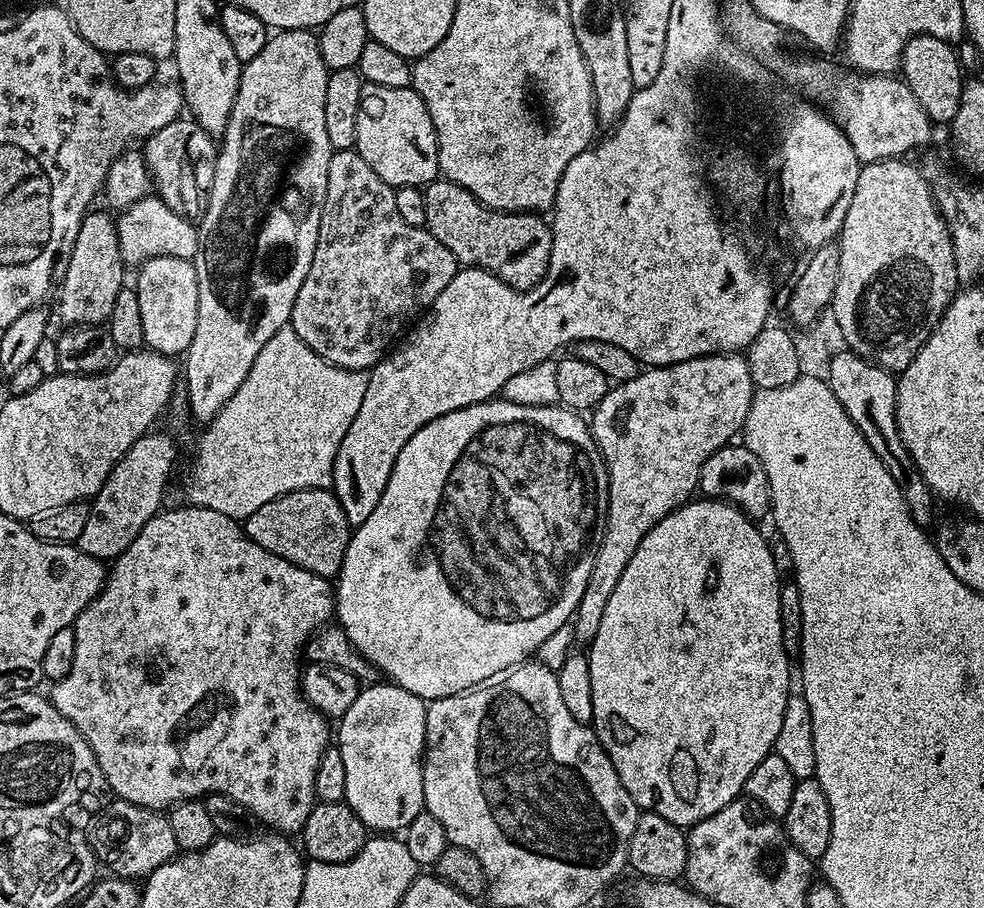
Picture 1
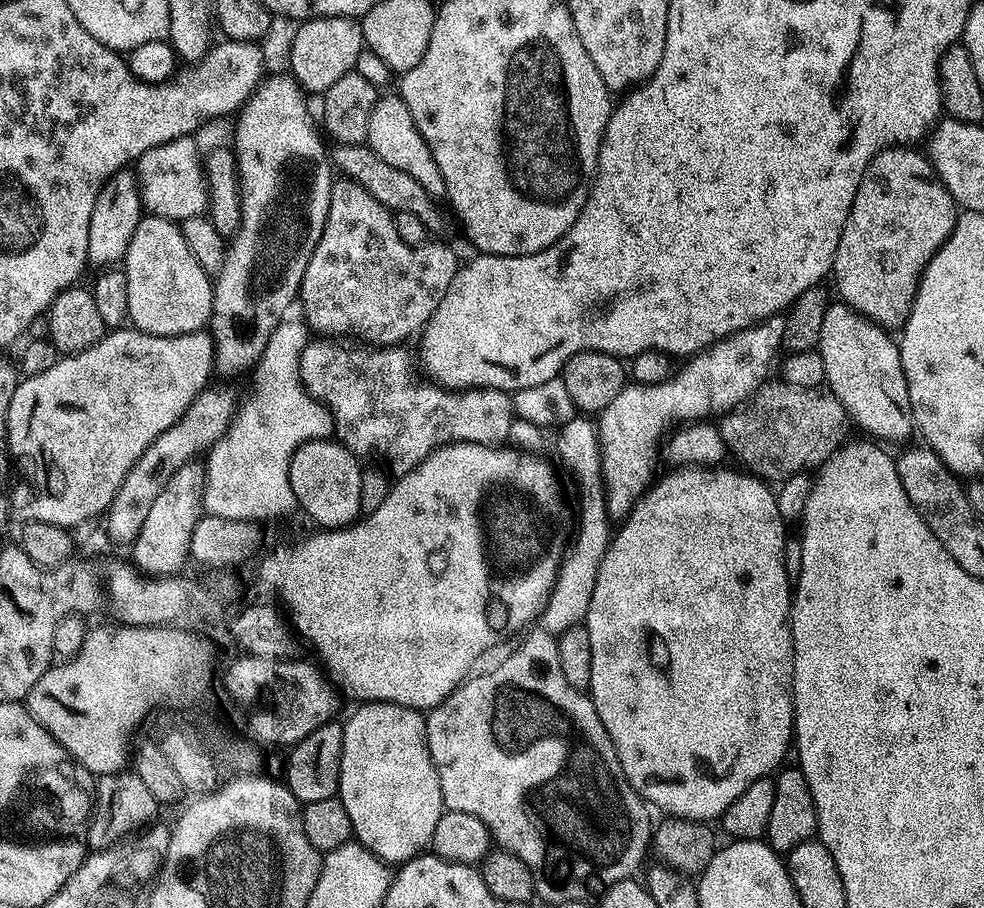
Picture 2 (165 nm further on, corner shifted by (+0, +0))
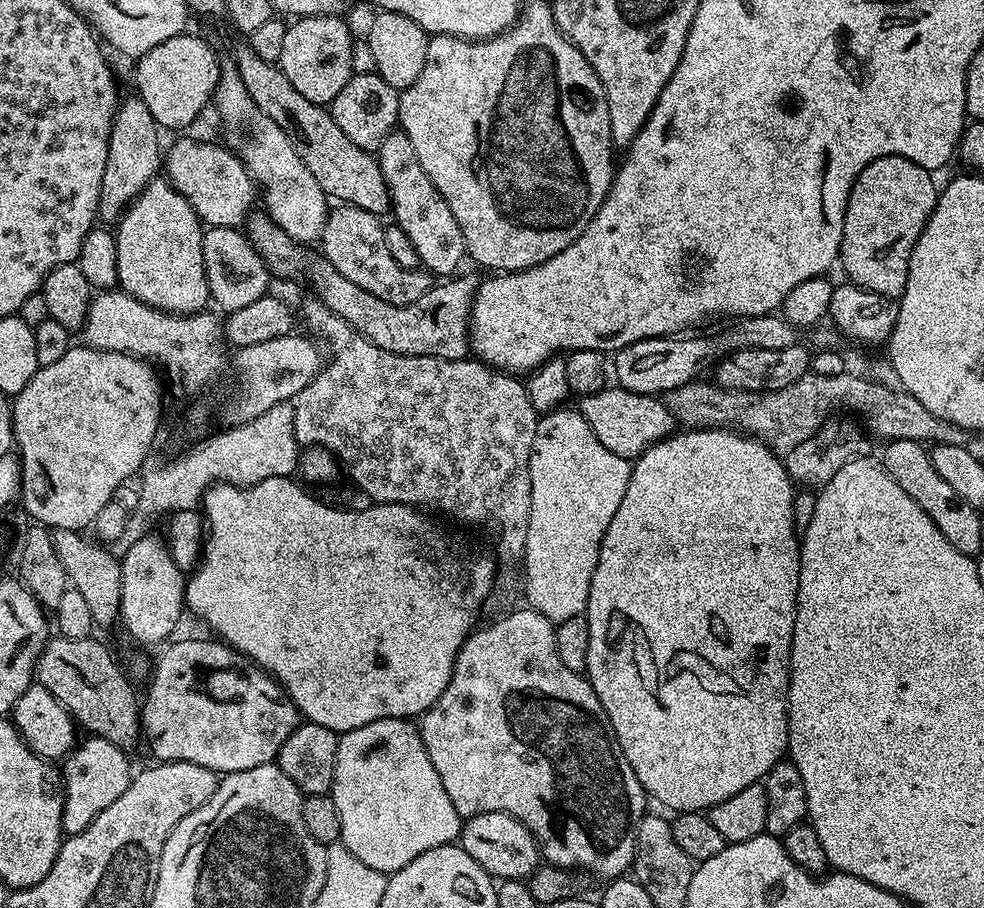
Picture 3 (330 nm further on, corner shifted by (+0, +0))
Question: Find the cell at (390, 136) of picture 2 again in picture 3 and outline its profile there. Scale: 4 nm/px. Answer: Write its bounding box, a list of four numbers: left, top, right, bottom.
[378,130,466,278]

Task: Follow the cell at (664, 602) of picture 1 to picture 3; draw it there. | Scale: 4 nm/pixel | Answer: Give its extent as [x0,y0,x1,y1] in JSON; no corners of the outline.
[586,428,802,814]

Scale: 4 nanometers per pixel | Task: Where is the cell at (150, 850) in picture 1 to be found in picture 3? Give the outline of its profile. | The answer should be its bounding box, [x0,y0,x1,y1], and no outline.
[62,735,134,836]

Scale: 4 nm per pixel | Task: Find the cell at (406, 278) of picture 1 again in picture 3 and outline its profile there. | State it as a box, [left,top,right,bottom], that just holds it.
[319,204,434,306]

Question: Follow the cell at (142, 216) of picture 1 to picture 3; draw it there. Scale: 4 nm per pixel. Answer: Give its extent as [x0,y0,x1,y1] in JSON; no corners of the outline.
[202,228,269,313]

